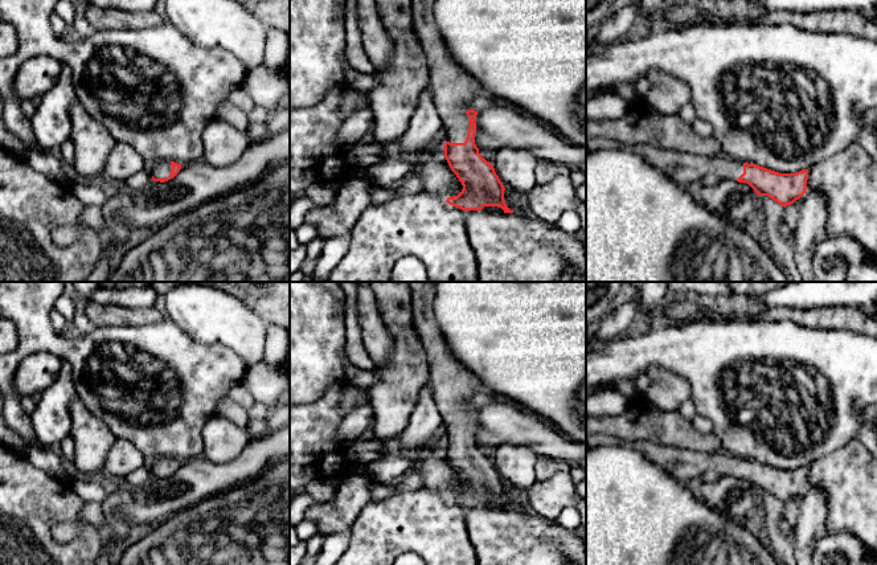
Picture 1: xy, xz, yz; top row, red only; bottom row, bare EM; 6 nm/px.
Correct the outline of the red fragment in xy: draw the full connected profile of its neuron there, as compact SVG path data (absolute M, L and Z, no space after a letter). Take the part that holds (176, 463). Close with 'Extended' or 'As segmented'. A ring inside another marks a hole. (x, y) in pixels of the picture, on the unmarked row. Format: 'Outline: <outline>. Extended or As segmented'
Outline: M157 458L149 463L153 478L168 478L173 475L181 466L181 460L175 458Z. Extended

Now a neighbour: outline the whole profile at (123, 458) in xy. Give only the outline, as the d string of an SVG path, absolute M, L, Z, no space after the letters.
M115 439L106 458L103 475L114 483L122 483L127 475L146 464L146 458L131 442Z

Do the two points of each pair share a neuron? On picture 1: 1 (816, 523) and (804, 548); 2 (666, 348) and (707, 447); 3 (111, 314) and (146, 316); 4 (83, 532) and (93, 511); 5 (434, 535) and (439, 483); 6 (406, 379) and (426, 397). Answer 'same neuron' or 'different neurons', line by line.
1: same neuron
2: different neurons
3: same neuron
4: different neurons
5: different neurons
6: different neurons

